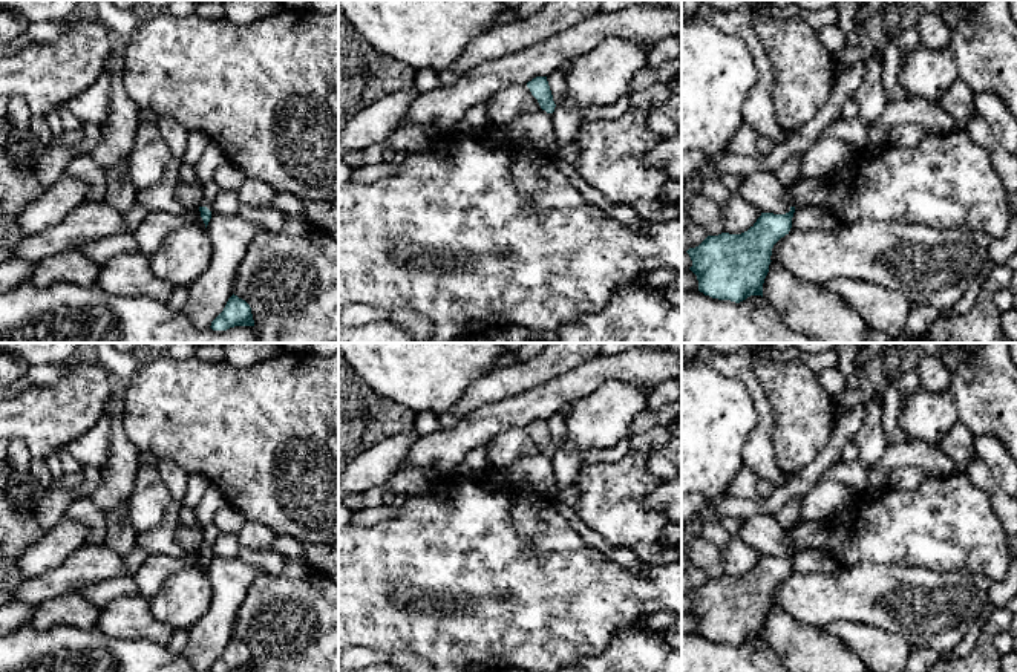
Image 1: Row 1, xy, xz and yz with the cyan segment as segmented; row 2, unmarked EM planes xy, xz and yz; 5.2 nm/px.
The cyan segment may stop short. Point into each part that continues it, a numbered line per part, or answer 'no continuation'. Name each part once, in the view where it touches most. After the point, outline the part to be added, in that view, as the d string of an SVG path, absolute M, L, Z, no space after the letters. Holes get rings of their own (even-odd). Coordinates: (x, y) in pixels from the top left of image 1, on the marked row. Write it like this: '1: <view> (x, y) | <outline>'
no continuation

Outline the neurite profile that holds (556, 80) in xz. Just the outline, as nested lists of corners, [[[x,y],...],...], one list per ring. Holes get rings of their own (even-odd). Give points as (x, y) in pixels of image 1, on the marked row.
[[[558,67],[547,77],[547,81],[548,81],[554,104],[561,103],[564,92],[567,89],[565,72],[561,67]]]

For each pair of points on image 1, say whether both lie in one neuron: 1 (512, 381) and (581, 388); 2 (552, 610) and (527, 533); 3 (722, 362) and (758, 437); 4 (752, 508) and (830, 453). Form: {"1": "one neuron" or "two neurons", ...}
{"1": "two neurons", "2": "two neurons", "3": "one neuron", "4": "one neuron"}

